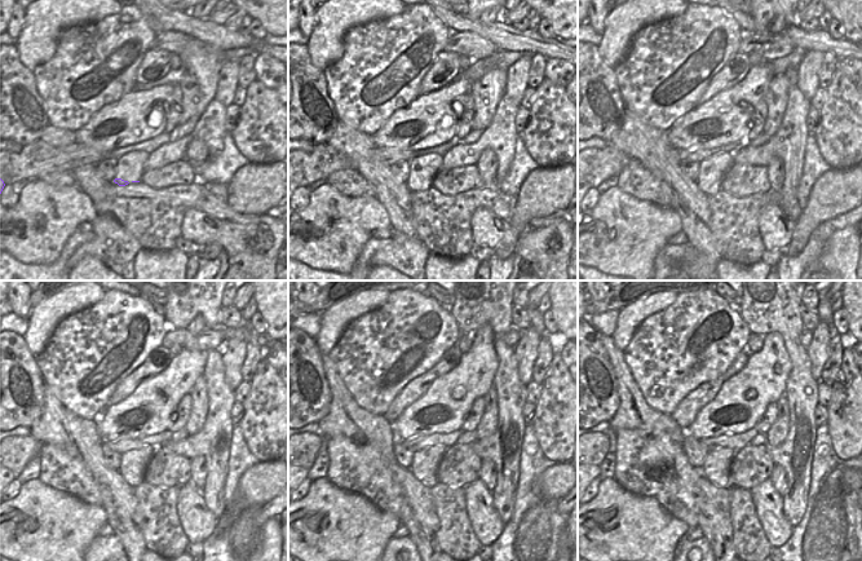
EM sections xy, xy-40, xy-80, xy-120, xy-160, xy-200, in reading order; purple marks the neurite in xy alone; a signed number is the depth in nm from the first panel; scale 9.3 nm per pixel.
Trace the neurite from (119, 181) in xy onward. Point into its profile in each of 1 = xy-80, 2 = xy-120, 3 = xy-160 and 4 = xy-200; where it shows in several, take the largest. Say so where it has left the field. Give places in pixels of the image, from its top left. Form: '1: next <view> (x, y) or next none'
1: next xy-80 (710, 186)
2: next xy-120 (133, 477)
3: next xy-160 (427, 462)
4: next xy-200 (715, 468)

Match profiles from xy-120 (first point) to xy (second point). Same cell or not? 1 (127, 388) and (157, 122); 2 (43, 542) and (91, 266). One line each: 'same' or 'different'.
1: different
2: different

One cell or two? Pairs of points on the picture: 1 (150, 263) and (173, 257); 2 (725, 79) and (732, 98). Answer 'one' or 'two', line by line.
1: one
2: two

